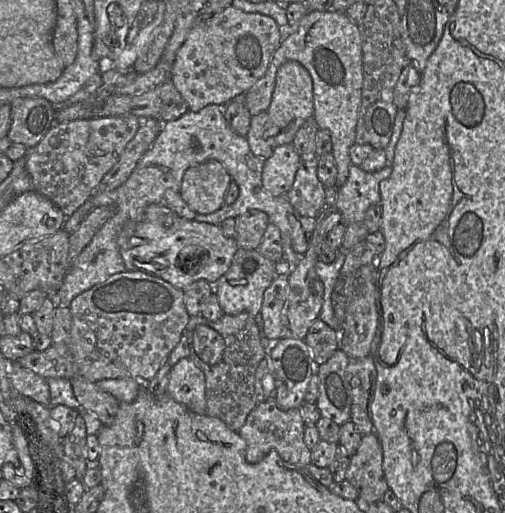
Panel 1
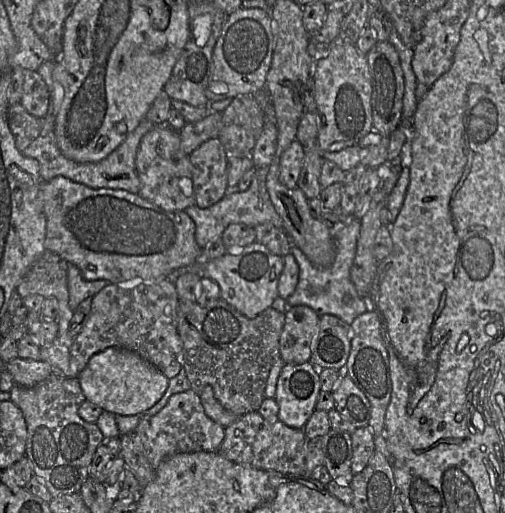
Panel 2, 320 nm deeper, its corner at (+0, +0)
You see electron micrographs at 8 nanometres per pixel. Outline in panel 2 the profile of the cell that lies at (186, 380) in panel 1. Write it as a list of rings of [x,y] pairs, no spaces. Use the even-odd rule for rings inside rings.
[[[191,388],[173,394],[157,414],[142,418],[135,432],[140,437],[149,463],[155,470],[162,460],[176,454],[218,452],[225,438],[225,428],[206,415],[199,395]]]

